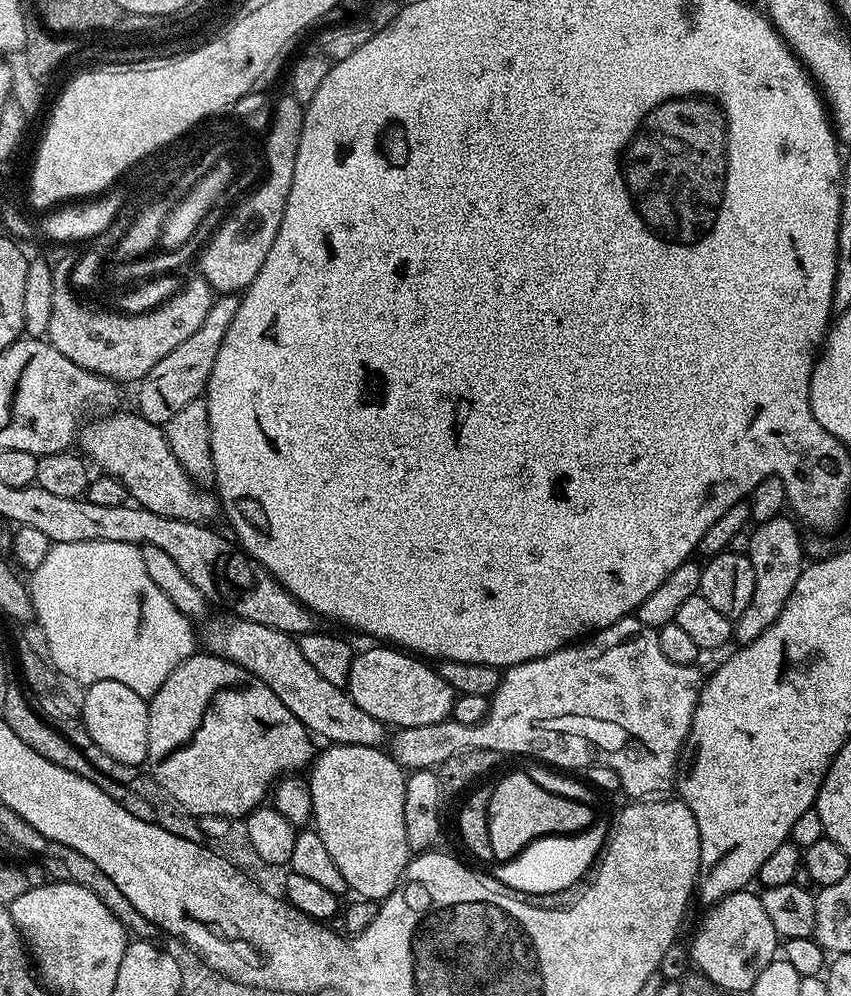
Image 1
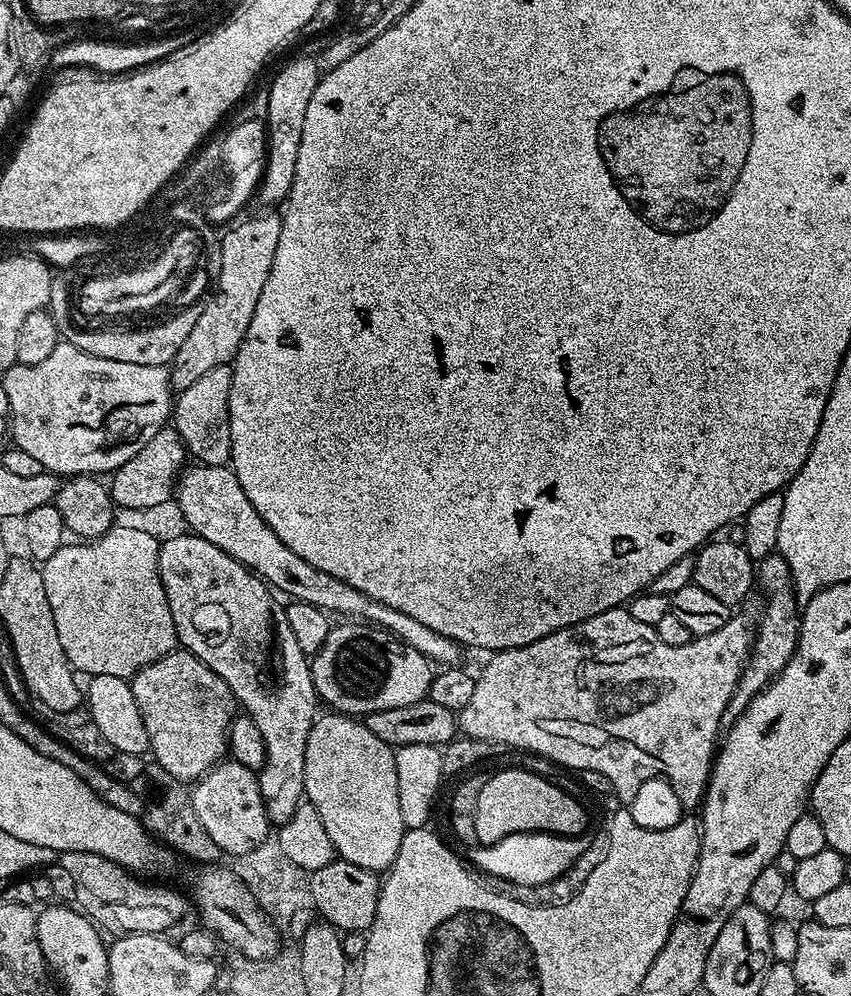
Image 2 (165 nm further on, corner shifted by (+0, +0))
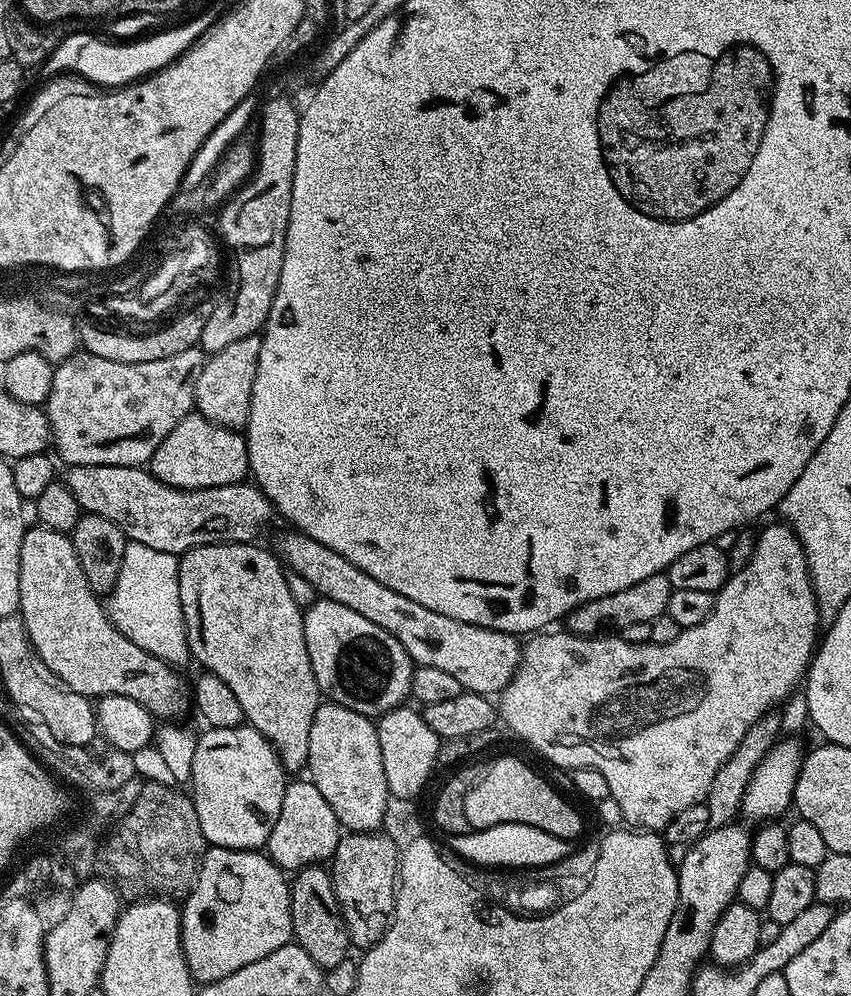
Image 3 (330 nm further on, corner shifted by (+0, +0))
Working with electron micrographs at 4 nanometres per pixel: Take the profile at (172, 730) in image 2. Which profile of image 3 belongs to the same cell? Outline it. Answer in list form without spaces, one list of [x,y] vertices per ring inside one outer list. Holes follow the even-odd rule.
[[[43,526],[29,527],[22,538],[20,547],[20,565],[18,566],[18,582],[20,583],[20,606],[18,615],[24,621],[24,629],[32,641],[32,648],[46,662],[46,666],[70,690],[89,698],[101,696],[125,696],[134,698],[134,702],[142,705],[153,717],[164,722],[175,721],[190,708],[190,688],[179,676],[177,669],[167,664],[162,658],[142,650],[142,646],[134,646],[130,638],[126,638],[112,625],[105,605],[98,601],[98,593],[86,582],[86,574],[82,574],[82,562],[78,562],[78,554],[72,545],[72,537],[67,532],[50,530]]]

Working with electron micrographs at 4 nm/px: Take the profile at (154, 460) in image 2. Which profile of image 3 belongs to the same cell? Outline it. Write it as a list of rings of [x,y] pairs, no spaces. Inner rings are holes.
[[[192,410],[164,438],[153,452],[150,471],[166,486],[202,490],[241,483],[249,475],[248,442],[235,428],[223,428]]]

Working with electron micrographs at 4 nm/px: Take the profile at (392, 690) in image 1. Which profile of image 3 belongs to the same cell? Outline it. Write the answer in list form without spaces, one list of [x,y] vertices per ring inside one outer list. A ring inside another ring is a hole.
[[[318,598],[303,613],[306,654],[310,654],[321,693],[331,703],[379,718],[409,699],[414,665],[398,638],[350,610],[350,606],[342,606],[342,602]]]

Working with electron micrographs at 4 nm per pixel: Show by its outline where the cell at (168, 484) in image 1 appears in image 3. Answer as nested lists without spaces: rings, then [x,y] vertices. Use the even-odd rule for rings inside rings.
[[[295,530],[287,531],[281,534],[275,548],[283,567],[287,571],[302,574],[302,578],[314,586],[317,597],[350,606],[350,610],[362,614],[362,618],[374,622],[374,626],[382,626],[386,634],[398,638],[398,642],[402,642],[408,651],[413,665],[434,666],[449,672],[458,678],[463,691],[476,692],[489,698],[503,692],[514,678],[522,651],[521,641],[517,637],[502,630],[470,626],[466,622],[446,618],[446,614],[434,614],[434,610],[418,606],[418,602],[398,594],[398,590],[382,586],[382,582],[370,578],[370,574],[358,570],[354,562],[346,562],[342,554],[334,554],[330,546],[322,546],[322,542],[314,542],[314,538],[303,536]]]

